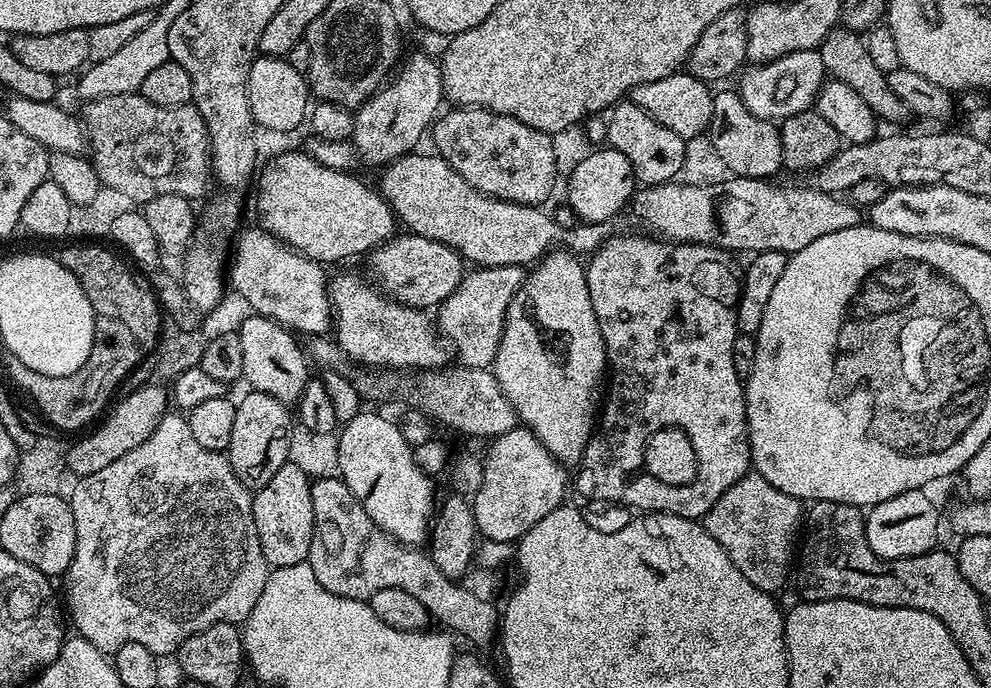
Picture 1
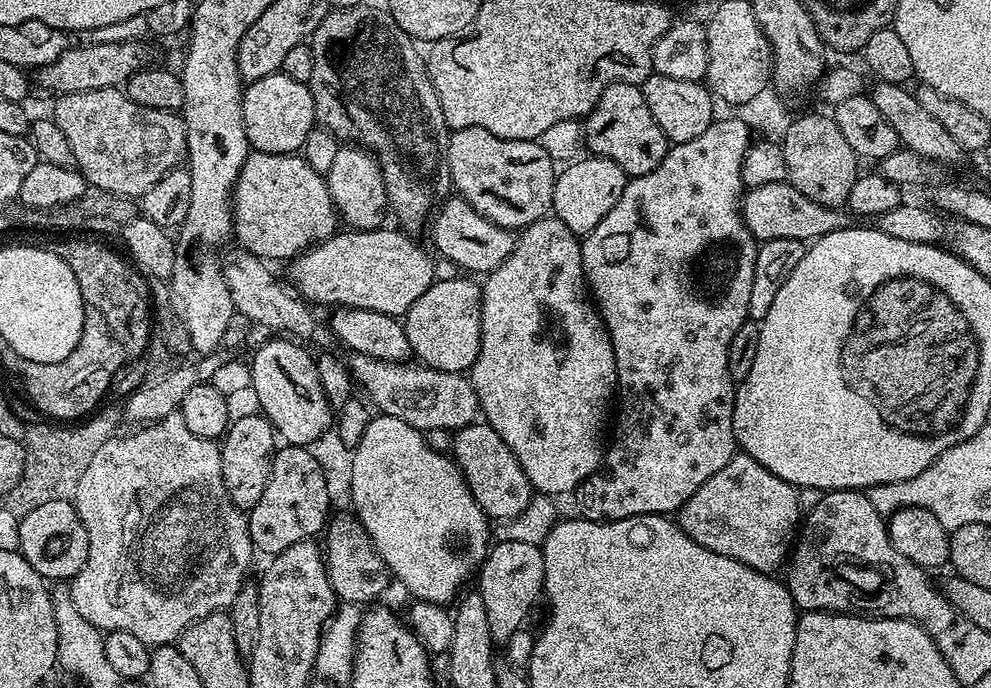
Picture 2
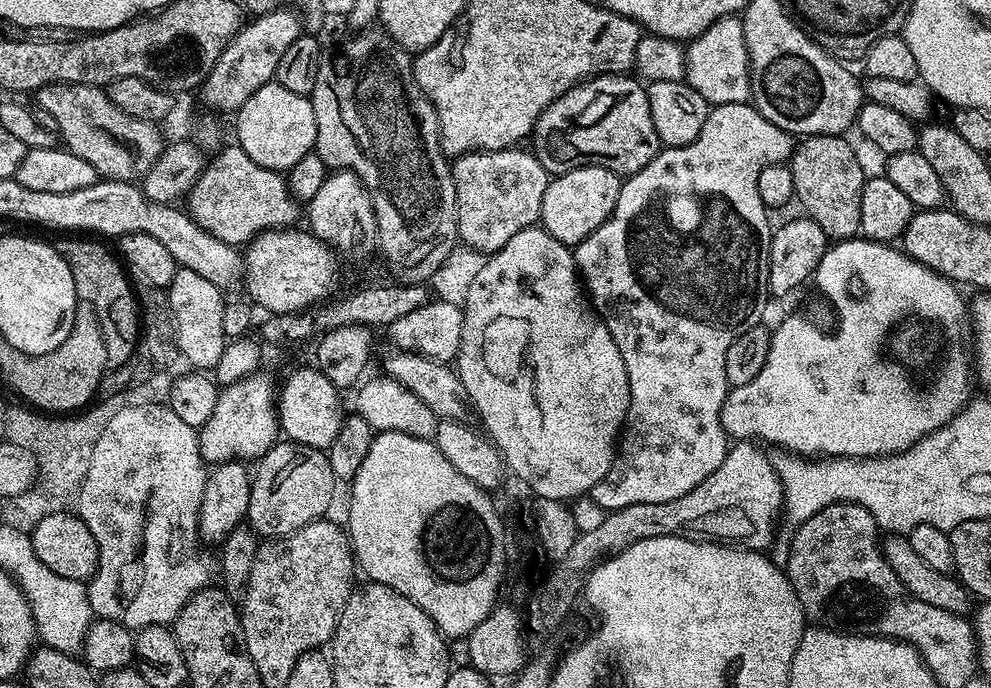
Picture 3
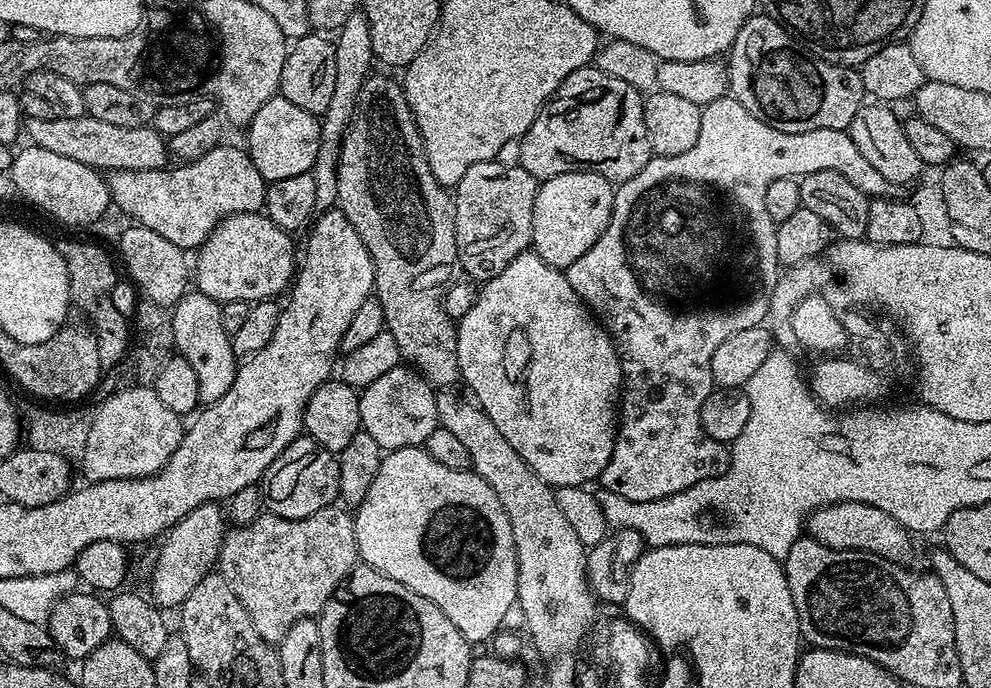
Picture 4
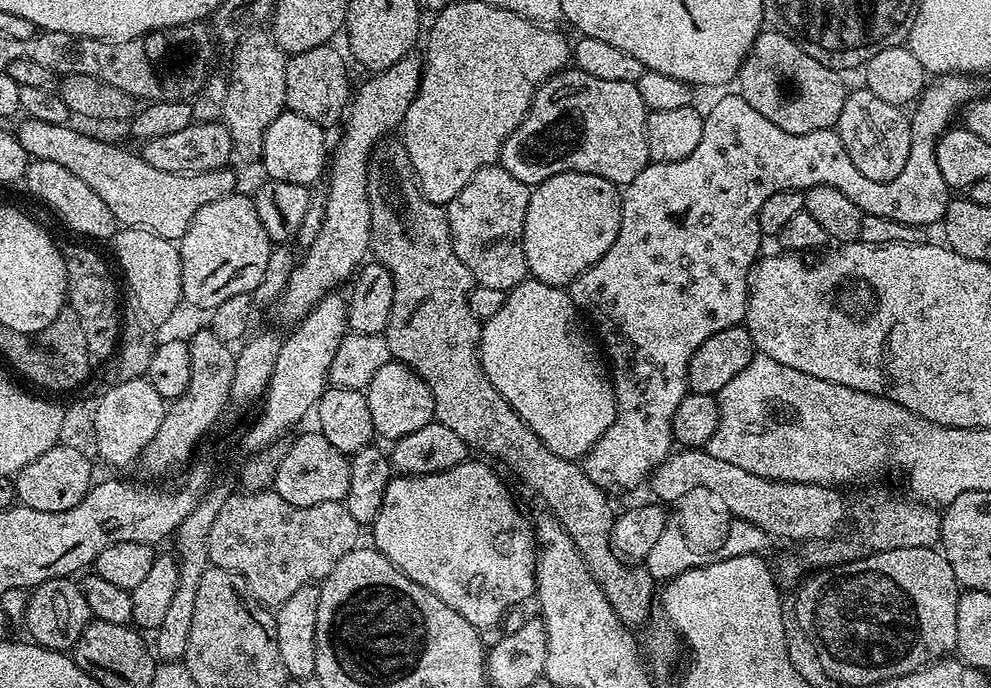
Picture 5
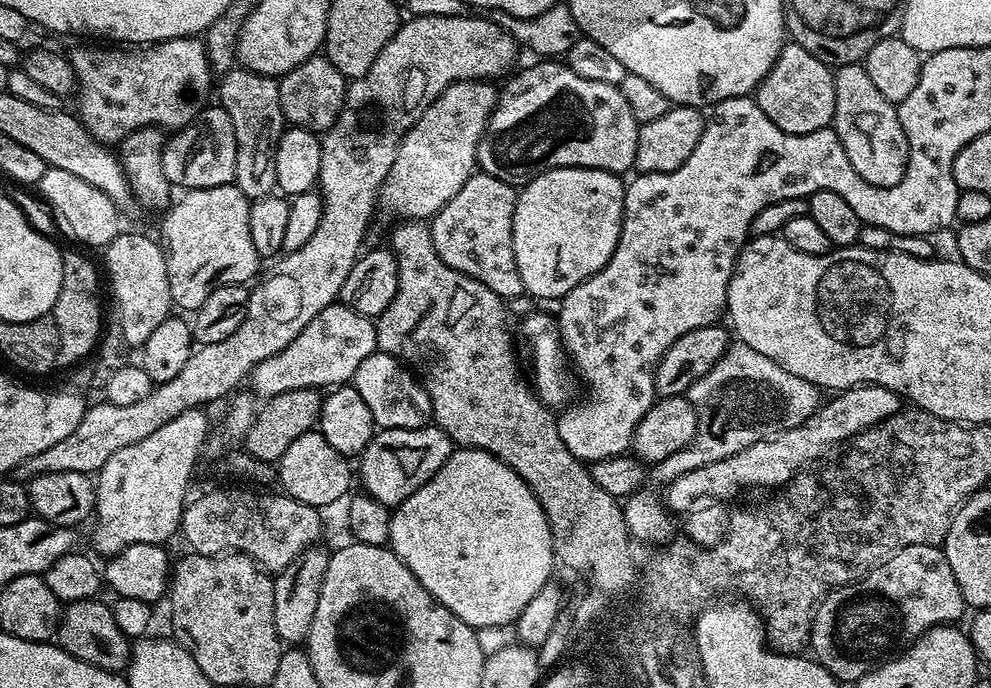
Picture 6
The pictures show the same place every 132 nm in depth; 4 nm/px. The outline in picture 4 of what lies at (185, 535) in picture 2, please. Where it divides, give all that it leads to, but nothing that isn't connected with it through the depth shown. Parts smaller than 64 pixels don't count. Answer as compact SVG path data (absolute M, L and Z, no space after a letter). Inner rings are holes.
M127 386L121 392L116 392L100 409L95 409L90 434L86 438L86 446L82 463L84 463L84 480L95 482L97 480L133 480L143 476L153 476L161 472L170 462L174 450L184 437L185 425L174 410L169 410L158 398L155 387L152 386Z

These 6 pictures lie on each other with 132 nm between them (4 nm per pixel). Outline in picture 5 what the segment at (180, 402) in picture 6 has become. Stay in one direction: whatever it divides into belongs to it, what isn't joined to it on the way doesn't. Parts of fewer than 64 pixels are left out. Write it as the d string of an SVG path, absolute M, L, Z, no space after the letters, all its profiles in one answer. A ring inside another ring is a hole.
M419 55L403 56L394 66L375 73L360 89L355 89L346 115L342 120L344 133L336 148L331 149L330 163L326 168L328 193L323 193L325 217L322 228L312 245L306 248L304 257L299 257L298 266L293 267L284 295L276 301L274 311L287 326L300 323L307 312L329 292L339 289L340 283L351 281L365 263L370 252L370 204L368 202L368 162L376 145L404 123L404 115L415 98L420 85L422 60Z

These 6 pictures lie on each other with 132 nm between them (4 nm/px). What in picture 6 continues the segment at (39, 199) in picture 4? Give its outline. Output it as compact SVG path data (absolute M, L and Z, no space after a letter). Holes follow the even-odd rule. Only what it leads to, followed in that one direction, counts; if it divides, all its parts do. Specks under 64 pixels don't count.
M45 167L38 185L38 196L52 211L57 233L73 240L76 243L73 245L103 250L110 242L114 242L114 238L122 231L121 209L117 208L114 202L110 202L110 198L106 198L106 194L102 194L98 186L90 186L90 182L77 178L67 170Z

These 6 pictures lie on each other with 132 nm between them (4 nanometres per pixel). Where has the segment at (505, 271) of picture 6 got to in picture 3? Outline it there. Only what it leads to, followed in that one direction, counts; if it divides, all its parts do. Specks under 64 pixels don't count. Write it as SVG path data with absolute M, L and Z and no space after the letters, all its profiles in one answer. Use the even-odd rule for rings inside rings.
M519 147L504 148L501 152L467 152L451 161L454 190L456 191L456 231L465 245L483 254L497 252L518 230L531 228L539 221L542 198L550 173L536 161L531 151L519 152Z

